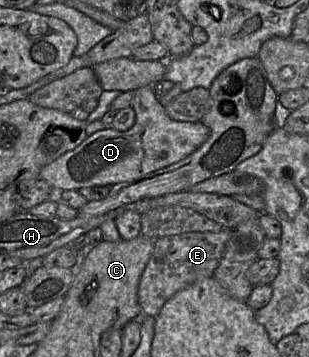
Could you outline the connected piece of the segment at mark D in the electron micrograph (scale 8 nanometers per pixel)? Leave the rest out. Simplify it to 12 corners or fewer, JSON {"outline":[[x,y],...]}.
{"outline":[[152,85],[135,123],[94,132],[42,167],[56,192],[135,181],[209,136],[171,119]]}

